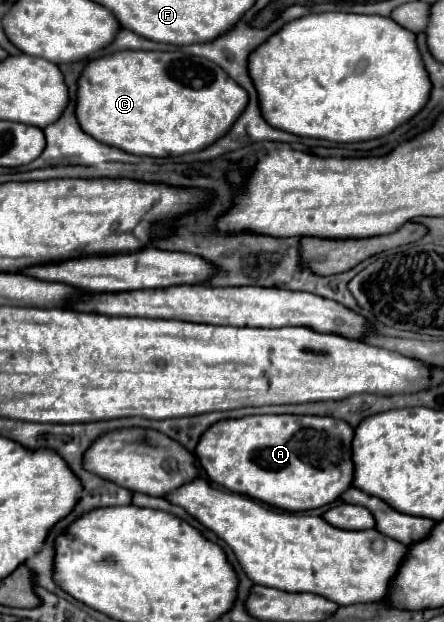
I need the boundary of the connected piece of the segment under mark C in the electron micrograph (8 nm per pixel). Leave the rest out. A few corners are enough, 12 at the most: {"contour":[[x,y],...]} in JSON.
{"contour":[[116,51],[80,73],[84,133],[200,151],[248,95],[208,59]]}

